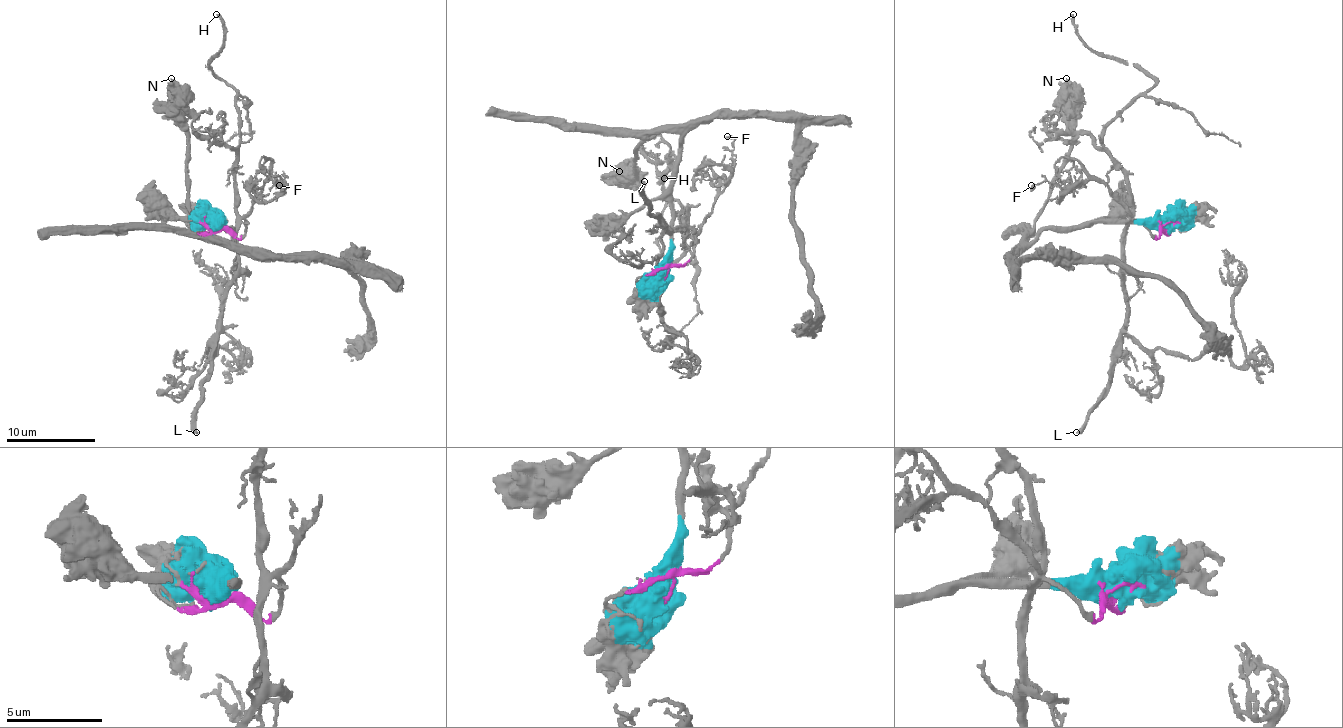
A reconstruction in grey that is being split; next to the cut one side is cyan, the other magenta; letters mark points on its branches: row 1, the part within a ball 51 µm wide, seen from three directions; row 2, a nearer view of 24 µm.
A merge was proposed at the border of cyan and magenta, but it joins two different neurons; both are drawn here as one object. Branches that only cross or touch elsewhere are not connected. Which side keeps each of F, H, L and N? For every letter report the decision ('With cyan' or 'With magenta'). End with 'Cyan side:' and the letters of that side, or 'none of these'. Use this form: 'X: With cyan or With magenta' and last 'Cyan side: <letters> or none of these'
F: With magenta
H: With magenta
L: With magenta
N: With cyan
Cyan side: N

